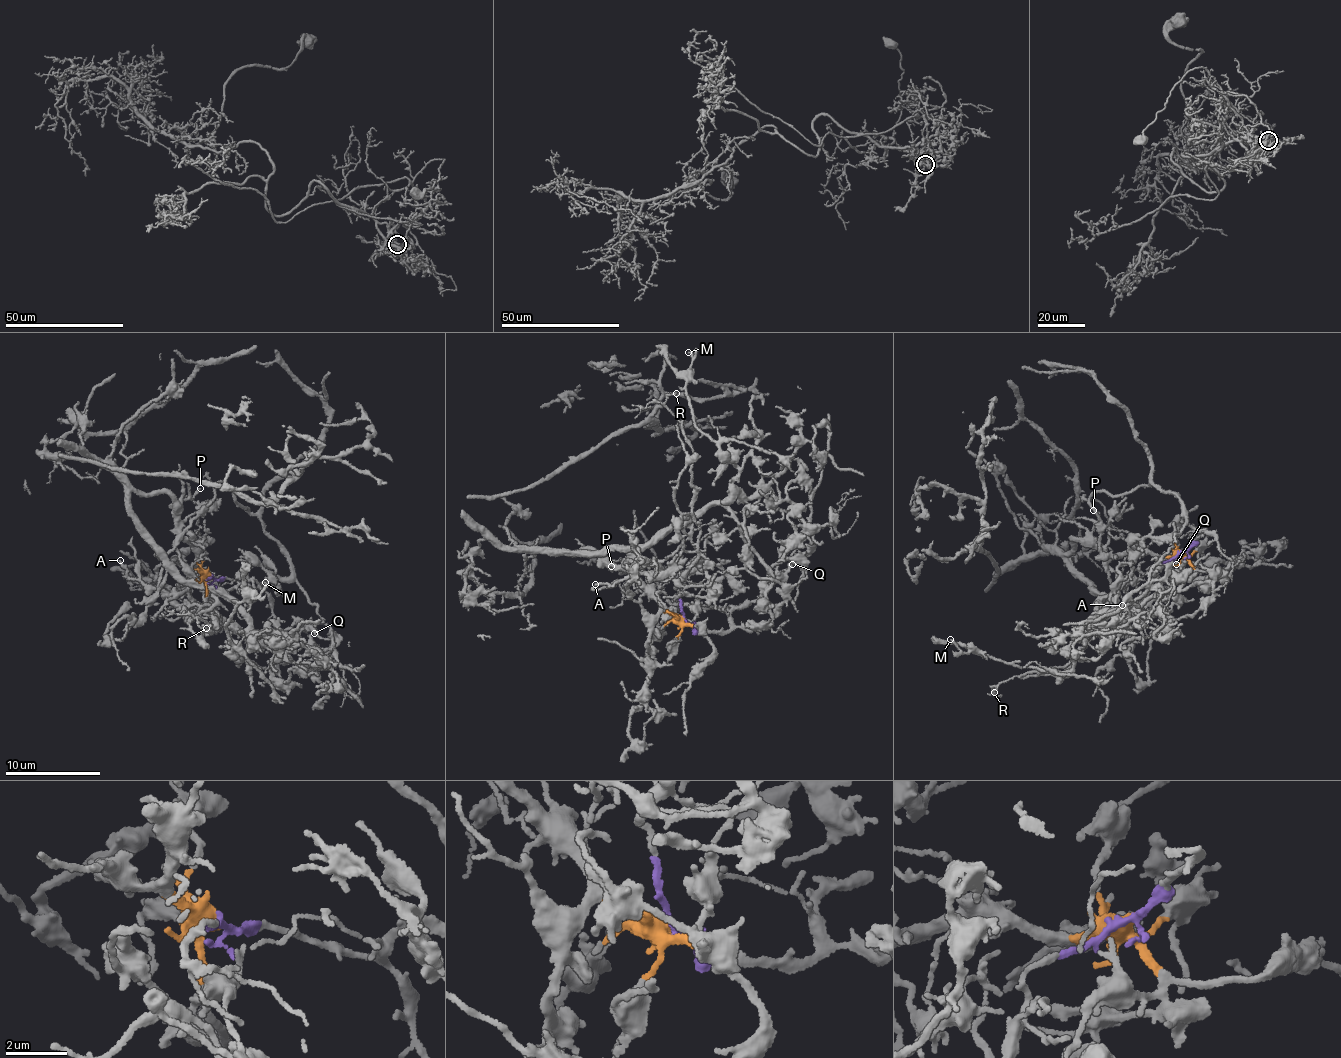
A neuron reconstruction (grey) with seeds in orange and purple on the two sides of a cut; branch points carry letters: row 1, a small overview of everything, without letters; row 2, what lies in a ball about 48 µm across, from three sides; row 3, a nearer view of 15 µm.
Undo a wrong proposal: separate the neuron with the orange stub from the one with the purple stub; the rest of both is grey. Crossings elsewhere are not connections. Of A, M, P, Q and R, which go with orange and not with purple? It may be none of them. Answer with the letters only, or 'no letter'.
A, M, P, Q

